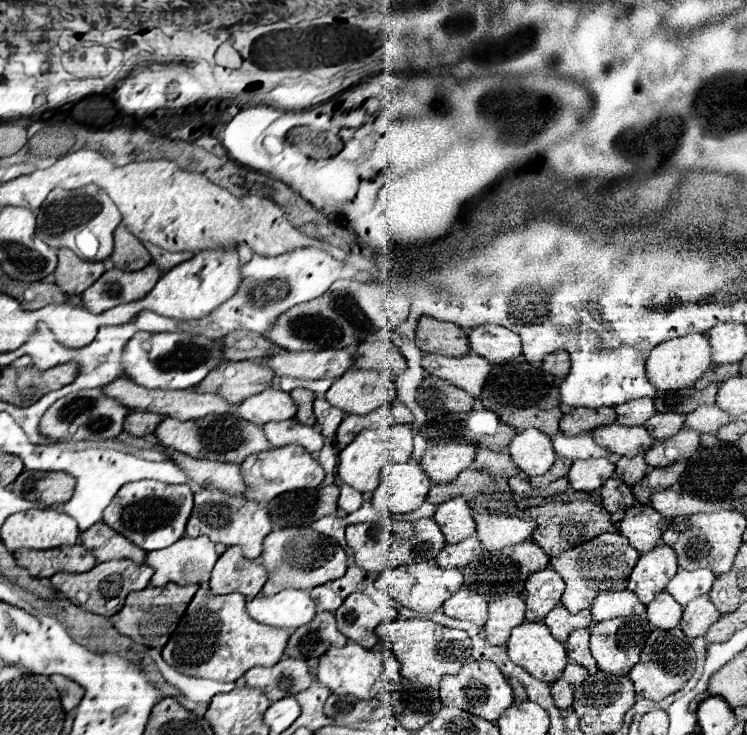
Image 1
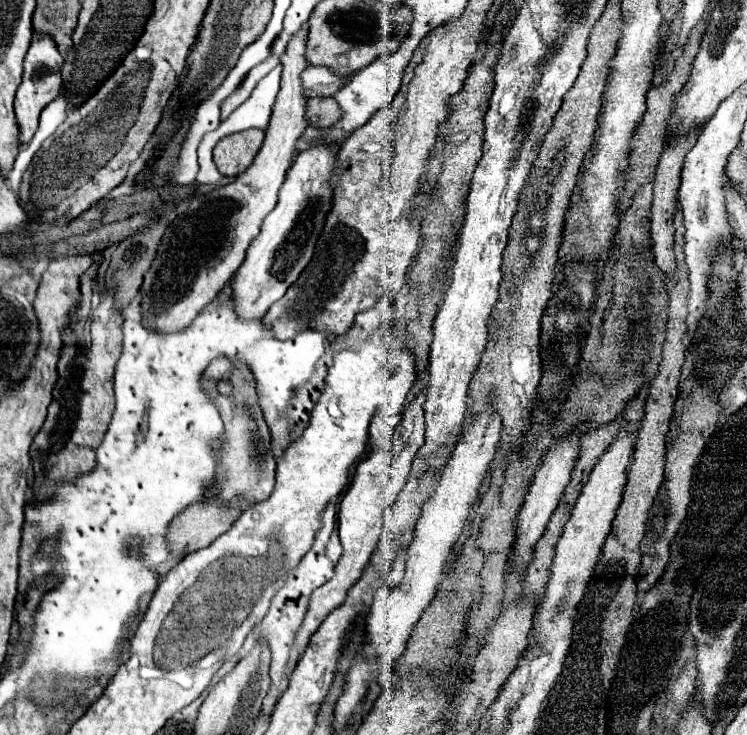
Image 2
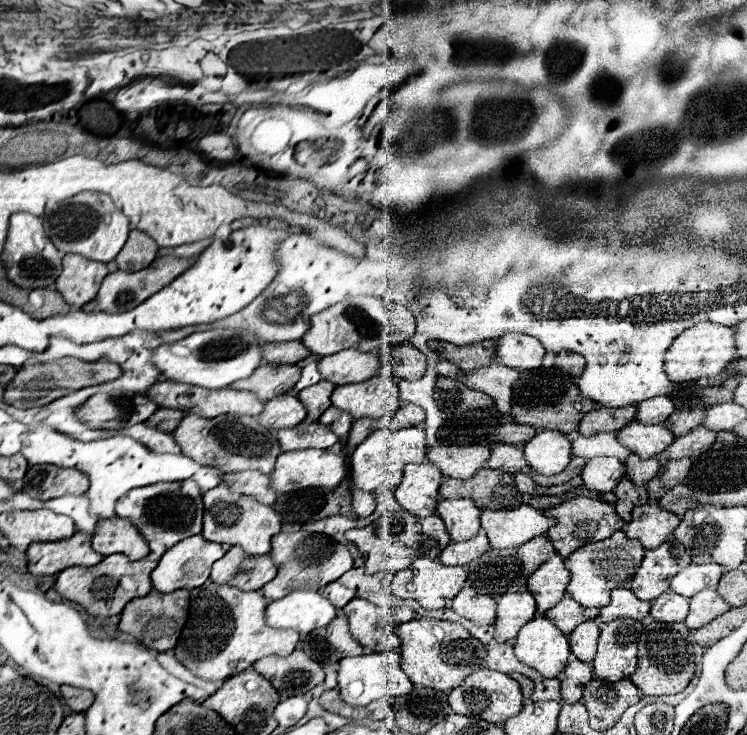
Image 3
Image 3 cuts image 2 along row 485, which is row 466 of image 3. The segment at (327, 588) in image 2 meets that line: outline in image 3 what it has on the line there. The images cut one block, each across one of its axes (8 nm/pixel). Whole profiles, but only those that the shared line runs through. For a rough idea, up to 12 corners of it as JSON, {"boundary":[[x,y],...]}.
{"boundary":[[420,426],[376,430],[352,454],[364,492],[398,486],[426,458]]}

